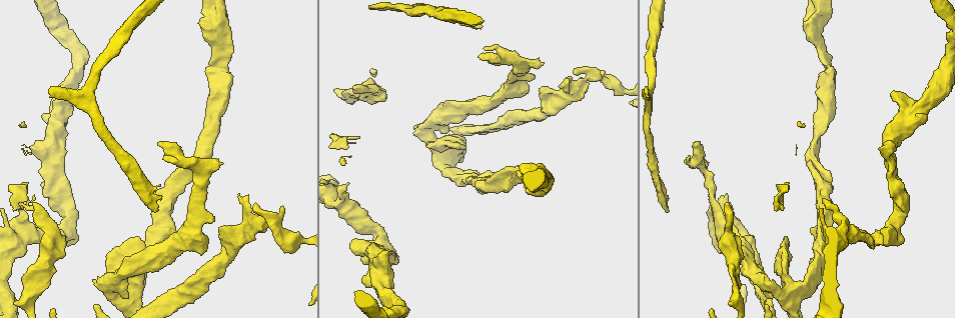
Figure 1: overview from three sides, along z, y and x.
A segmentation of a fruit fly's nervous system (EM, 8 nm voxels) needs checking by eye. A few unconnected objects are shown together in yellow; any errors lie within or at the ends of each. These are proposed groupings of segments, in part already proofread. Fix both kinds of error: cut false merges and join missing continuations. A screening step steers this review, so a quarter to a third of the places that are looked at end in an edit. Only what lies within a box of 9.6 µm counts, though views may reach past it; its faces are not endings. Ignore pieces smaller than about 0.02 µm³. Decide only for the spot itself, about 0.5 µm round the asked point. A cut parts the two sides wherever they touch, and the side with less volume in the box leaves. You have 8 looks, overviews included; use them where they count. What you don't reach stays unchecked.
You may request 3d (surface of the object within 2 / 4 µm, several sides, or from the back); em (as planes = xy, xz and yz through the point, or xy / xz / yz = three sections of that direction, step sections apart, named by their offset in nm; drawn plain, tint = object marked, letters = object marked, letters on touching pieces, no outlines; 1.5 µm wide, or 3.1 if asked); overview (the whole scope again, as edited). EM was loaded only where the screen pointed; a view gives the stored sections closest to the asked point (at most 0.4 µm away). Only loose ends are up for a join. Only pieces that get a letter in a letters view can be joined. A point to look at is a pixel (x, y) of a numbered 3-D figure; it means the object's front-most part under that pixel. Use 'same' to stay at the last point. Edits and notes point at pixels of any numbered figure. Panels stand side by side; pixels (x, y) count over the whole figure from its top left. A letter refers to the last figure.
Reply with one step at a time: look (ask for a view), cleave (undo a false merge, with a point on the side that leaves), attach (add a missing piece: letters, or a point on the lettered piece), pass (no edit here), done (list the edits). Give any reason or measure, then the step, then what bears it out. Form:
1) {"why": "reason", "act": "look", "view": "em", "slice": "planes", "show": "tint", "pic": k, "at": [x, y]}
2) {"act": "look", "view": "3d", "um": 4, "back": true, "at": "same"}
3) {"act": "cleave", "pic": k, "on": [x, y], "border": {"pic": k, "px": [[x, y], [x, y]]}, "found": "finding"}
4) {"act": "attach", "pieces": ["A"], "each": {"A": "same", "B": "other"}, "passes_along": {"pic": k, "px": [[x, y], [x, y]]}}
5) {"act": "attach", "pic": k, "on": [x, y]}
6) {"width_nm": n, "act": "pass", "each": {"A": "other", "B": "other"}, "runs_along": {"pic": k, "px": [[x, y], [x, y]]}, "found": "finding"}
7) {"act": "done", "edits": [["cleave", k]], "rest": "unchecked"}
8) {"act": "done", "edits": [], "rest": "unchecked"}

{"why": "looks like a crossing", "act": "look", "view": "em", "slice": "planes", "show": "letters", "pic": 1, "at": [792, 291]}

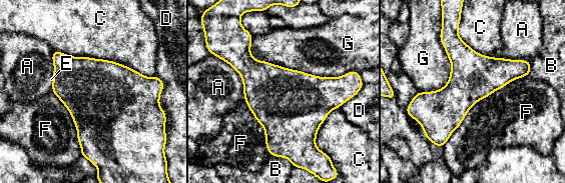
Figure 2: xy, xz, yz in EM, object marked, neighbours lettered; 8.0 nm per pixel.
{"act": "pass", "each": {"A": "other", "B": "other", "C": "other", "D": "other", "E": "other", "F": "other", "G": "other"}, "border": {"pic": 2, "px": [[529, 74], [481, 98], [441, 146]]}, "found": "all the same neuron"}

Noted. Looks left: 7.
{"why": "an open end", "act": "look", "view": "em", "slice": "xz", "step": 8, "show": "tint", "pic": 1, "at": [221, 162]}

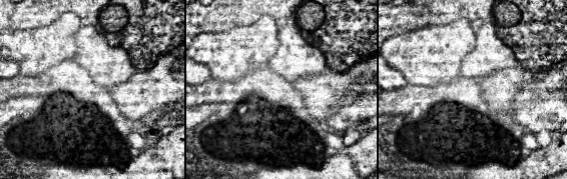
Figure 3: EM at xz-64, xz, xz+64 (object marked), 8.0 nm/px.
{"act": "look", "view": "em", "slice": "planes", "show": "letters", "at": "same"}

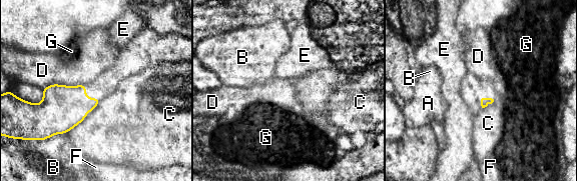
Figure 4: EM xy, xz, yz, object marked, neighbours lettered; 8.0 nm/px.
{"act": "pass", "each": {"A": "other", "B": "other", "C": "other", "D": "other", "E": "other", "F": "other", "G": "other"}, "border": {"pic": 4, "px": [[86, 84], [100, 101], [67, 132]]}, "found": "none of them fits"}

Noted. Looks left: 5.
{"why": "free end", "act": "look", "view": "3d", "um": 4, "pic": 1, "at": [892, 91]}

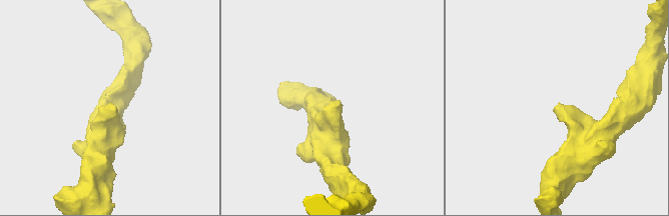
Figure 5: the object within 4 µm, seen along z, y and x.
{"act": "look", "view": "em", "slice": "xz", "step": 4, "show": "letters", "pic": 5, "at": [341, 106]}

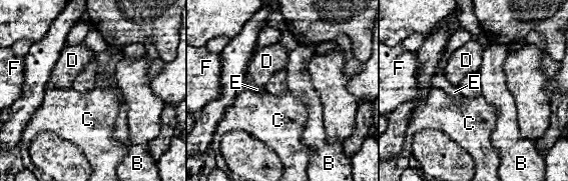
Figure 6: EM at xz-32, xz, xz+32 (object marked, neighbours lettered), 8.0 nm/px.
{"act": "look", "view": "em", "slice": "xy", "step": 8, "show": "letters", "at": "same"}

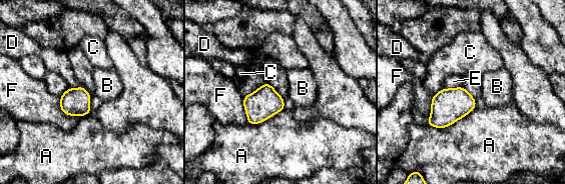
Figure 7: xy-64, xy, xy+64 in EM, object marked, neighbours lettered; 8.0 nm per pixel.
{"longest_contact_nm": ["A", 420], "act": "pass", "each": {"A": "other", "B": "other", "C": "other", "D": "other", "E": "other", "F": "other"}, "border": {"pic": 7, "px": [[476, 108], [445, 127], [426, 124]]}, "found": "no lettered piece goes on from it"}

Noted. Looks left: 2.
{"act": "done", "edits": [], "rest": "unchecked"}

